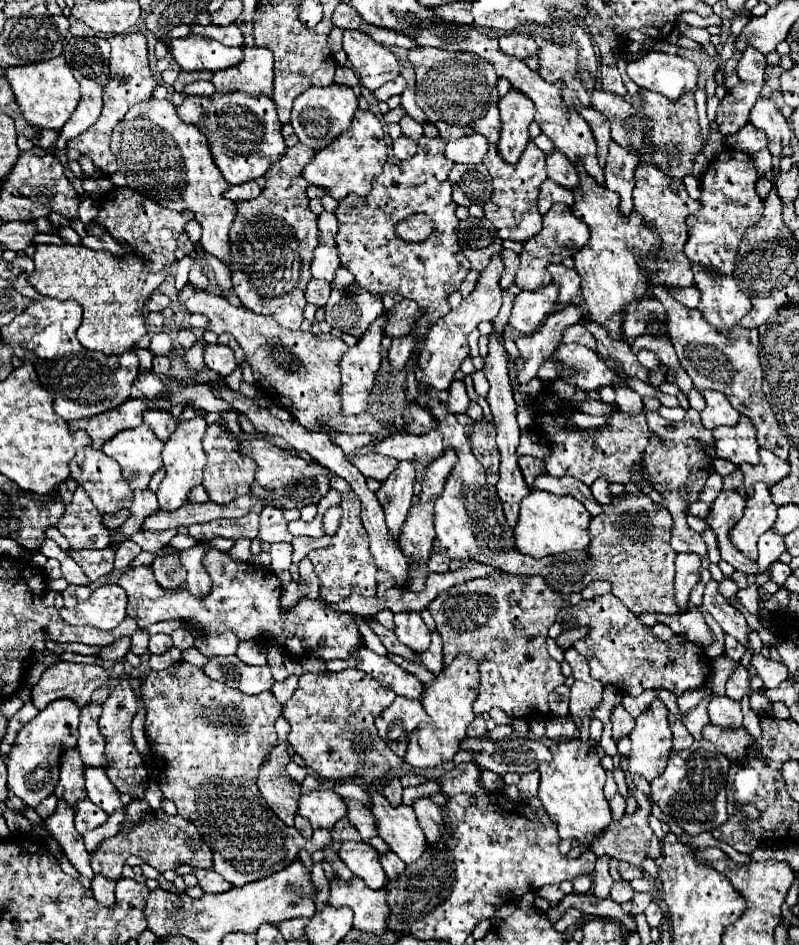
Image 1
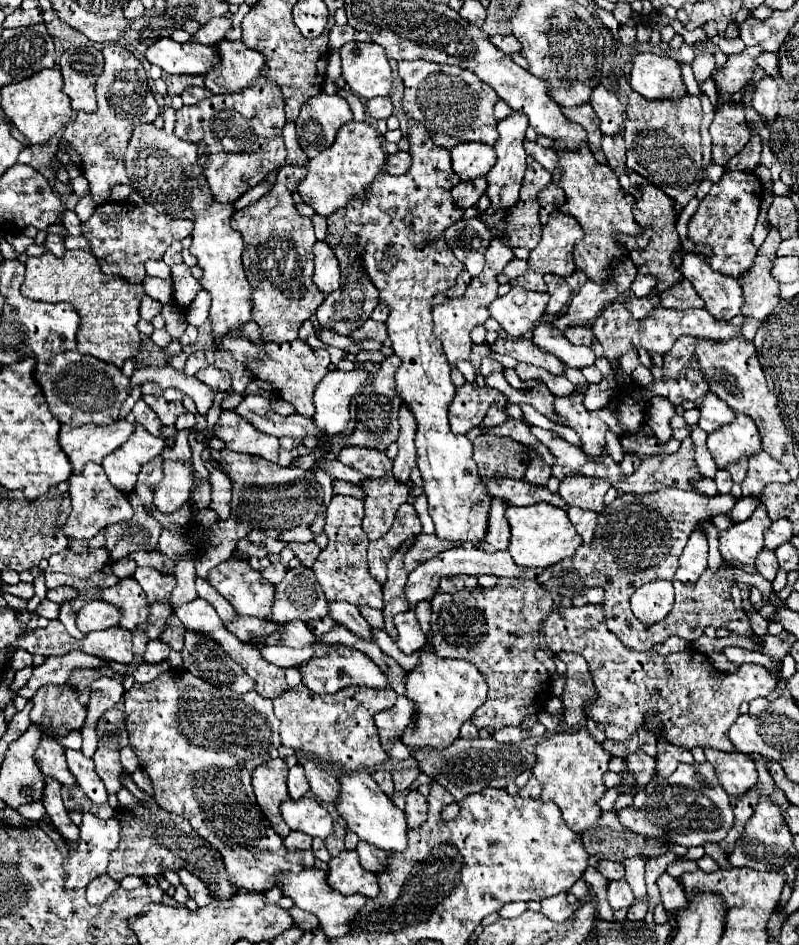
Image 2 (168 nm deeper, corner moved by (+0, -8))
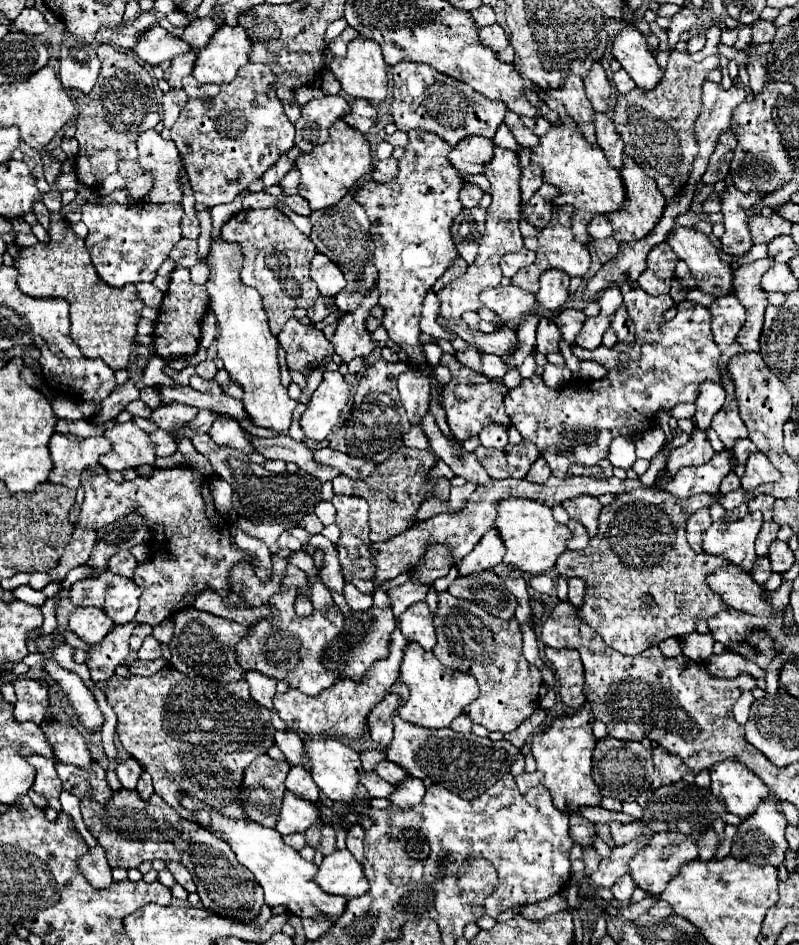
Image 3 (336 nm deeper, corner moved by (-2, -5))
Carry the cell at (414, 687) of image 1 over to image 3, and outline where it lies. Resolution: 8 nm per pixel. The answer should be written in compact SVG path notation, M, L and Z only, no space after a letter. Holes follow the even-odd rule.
M280 584L280 590L268 602L272 614L248 626L246 640L236 644L236 660L240 660L244 672L264 672L274 680L288 682L290 688L296 688L308 696L316 696L336 682L336 672L330 672L320 656L328 648L328 642L340 634L344 626L344 614L336 604L332 604L324 612L314 610L310 616L300 618L294 612L294 596L296 588L286 588Z

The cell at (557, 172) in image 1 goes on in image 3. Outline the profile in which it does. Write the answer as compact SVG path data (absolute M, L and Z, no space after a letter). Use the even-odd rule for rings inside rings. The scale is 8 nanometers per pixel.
M506 112L504 122L506 122L508 128L512 130L512 134L514 134L514 138L516 138L516 142L518 142L520 146L532 148L532 146L538 144L538 136L524 126L524 122L520 120L520 116L518 116L516 112Z

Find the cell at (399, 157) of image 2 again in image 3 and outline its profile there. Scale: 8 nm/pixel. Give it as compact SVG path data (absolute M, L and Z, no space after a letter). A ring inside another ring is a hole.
M388 158L388 160L378 160L372 170L372 180L374 182L390 182L398 174L398 160Z

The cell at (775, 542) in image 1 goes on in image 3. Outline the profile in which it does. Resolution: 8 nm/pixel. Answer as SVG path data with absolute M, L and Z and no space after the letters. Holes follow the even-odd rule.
M766 556L758 558L750 570L750 576L752 576L752 580L756 580L756 584L764 584L770 574L772 574L772 570L770 570L770 562Z

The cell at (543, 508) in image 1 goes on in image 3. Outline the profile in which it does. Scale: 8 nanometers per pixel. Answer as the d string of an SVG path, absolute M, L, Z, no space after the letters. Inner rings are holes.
M506 498L496 504L496 510L498 518L494 526L506 546L504 564L528 574L548 572L556 564L556 558L566 550L566 542L572 536L570 530L552 518L552 510L548 506L538 504L534 500Z

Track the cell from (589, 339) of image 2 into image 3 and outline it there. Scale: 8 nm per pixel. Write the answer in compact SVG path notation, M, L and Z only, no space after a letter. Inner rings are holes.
M564 308L560 314L550 316L550 320L560 328L562 338L564 338L568 344L574 344L576 334L582 330L584 318L586 318L584 312L582 312L582 310L574 310L574 308Z

